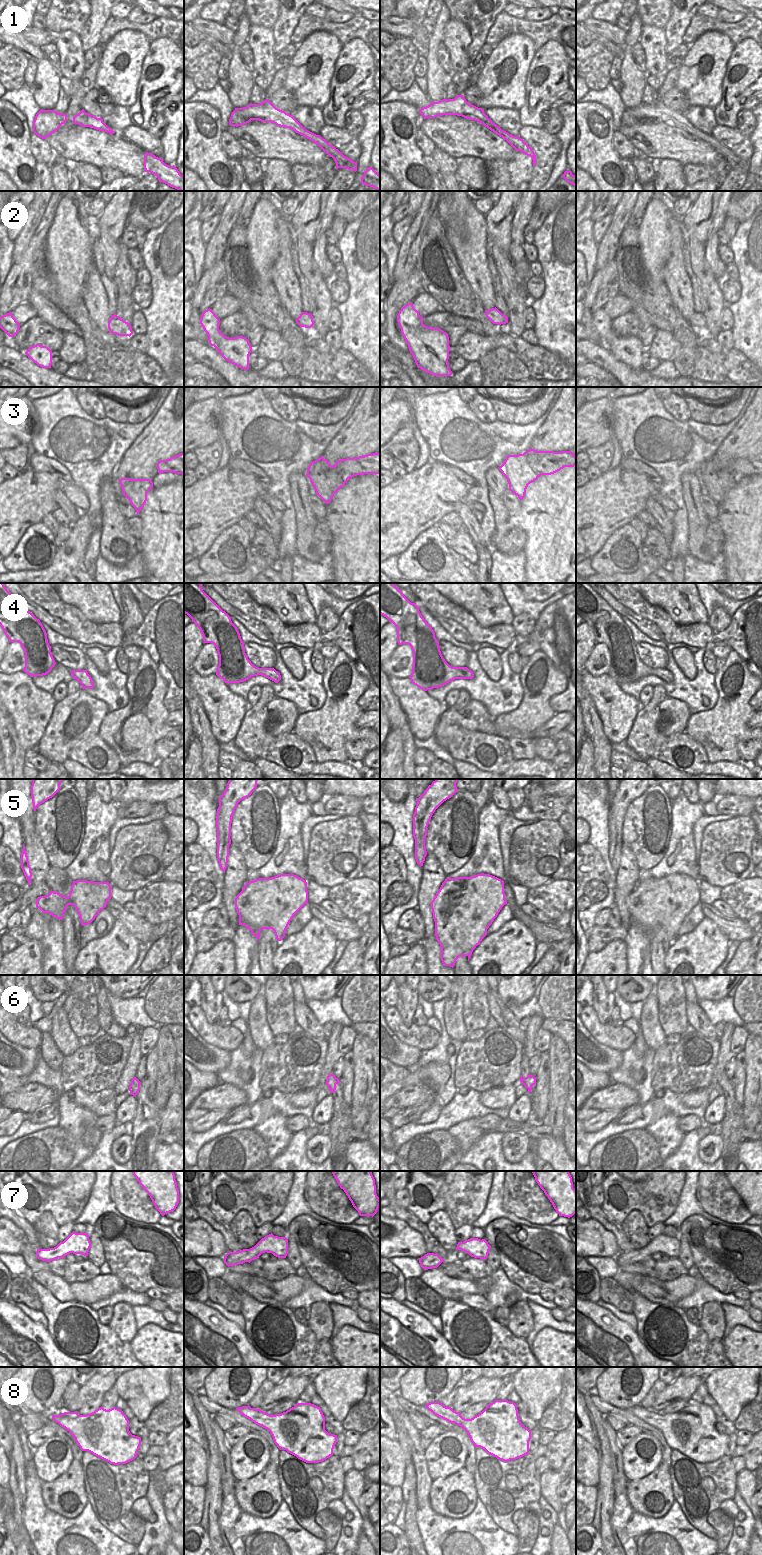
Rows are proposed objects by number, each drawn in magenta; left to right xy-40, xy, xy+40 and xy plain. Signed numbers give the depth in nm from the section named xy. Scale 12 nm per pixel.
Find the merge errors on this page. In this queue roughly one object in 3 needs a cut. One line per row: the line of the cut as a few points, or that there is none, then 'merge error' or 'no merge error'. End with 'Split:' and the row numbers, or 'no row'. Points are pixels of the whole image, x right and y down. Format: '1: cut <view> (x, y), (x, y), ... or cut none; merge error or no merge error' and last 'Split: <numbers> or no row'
1: cut xy (235, 109), (239, 114), (250, 120); merge error
2: cut none; no merge error
3: cut xy+40 (523, 453), (529, 466), (536, 473), (541, 474); merge error
4: cut none; no merge error
5: cut none; no merge error
6: cut none; no merge error
7: cut none; no merge error
8: cut none; no merge error
Split: 1, 3

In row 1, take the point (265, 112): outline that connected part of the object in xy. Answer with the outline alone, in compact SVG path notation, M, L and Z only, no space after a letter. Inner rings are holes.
M268 99L260 104L249 104L243 108L235 108L235 110L239 115L250 121L259 120L261 122L271 122L280 127L290 128L316 143L326 154L334 159L337 169L346 168L355 172L357 171L357 162L344 156L320 135L316 135L306 130L292 115L276 108Z

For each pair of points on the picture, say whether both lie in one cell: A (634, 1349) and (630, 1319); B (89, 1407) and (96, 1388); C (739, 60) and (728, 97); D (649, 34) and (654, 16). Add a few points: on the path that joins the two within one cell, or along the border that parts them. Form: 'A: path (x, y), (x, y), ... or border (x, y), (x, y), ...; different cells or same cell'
A: border (612, 1313), (625, 1321), (635, 1331); different cells
B: border (102, 1394), (87, 1401), (77, 1411); different cells
C: path (748, 69), (737, 88); same cell
D: border (643, 23), (663, 28); different cells

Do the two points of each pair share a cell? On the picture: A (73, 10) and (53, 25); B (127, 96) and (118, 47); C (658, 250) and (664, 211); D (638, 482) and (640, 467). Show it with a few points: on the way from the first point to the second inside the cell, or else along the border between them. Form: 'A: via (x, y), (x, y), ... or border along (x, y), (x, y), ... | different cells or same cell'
A: via (68, 12), (58, 20) | same cell
B: via (127, 83), (127, 68), (131, 61), (130, 56) | same cell
C: via (658, 240), (658, 221) | same cell
D: border along (620, 465), (626, 469), (643, 474), (658, 485) | different cells

